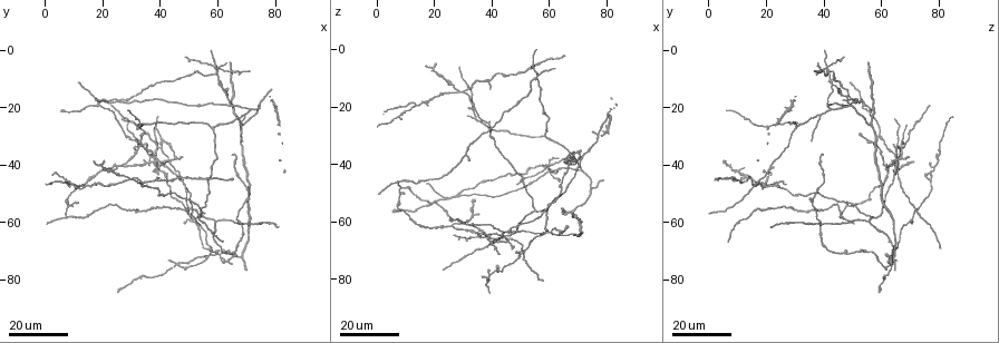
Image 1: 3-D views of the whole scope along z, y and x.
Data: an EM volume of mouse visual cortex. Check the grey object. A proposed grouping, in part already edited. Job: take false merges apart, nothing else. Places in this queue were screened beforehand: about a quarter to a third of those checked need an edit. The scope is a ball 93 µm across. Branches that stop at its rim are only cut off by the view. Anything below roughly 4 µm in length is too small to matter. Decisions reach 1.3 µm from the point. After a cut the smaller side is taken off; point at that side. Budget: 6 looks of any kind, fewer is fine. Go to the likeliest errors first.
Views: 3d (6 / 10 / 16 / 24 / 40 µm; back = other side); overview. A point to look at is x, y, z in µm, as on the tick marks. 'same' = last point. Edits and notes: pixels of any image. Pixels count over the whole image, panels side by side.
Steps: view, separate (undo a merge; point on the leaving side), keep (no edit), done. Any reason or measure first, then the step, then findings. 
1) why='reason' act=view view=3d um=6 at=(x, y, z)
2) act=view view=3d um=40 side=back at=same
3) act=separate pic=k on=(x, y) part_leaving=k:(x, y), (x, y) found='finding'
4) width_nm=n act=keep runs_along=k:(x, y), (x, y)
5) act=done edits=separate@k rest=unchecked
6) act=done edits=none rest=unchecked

act=view view=3d um=24 at=(29, 45, 15)

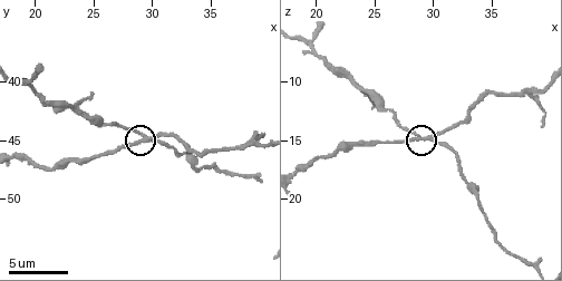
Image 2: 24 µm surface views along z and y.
why='closer look' act=view view=3d um=10 at=(29.8, 45.0, 15.0)

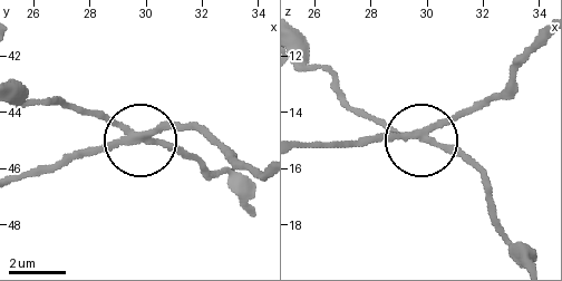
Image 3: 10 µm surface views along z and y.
side_arm_um=38 act=separate pic=3 on=(175, 125) part_leaving=3:(139, 134), (194, 127), (260, 168) found='a second neuron is stuck on'

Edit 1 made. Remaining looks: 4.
why='four arms meet' act=view view=3d um=16 at=(46, 75, 63)

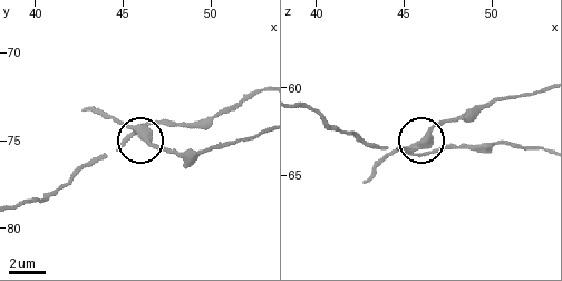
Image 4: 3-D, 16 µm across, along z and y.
act=view view=3d um=10 at=(45.6, 74.4, 63.5)

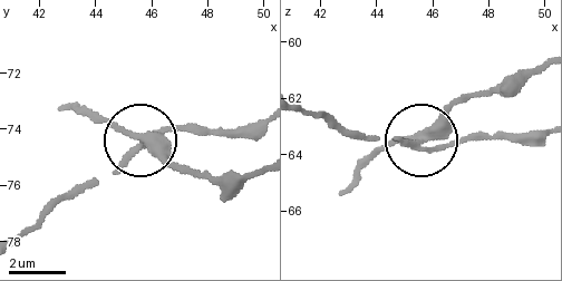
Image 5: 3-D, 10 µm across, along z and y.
width_nm=310 act=separate pic=5 on=(102, 119) part_leaving=5:(134, 149), (148, 145), (204, 178), (261, 170) found='two neurons meet here'

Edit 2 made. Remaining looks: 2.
act=done edits=separate@3,separate@5 rest=unchecked

